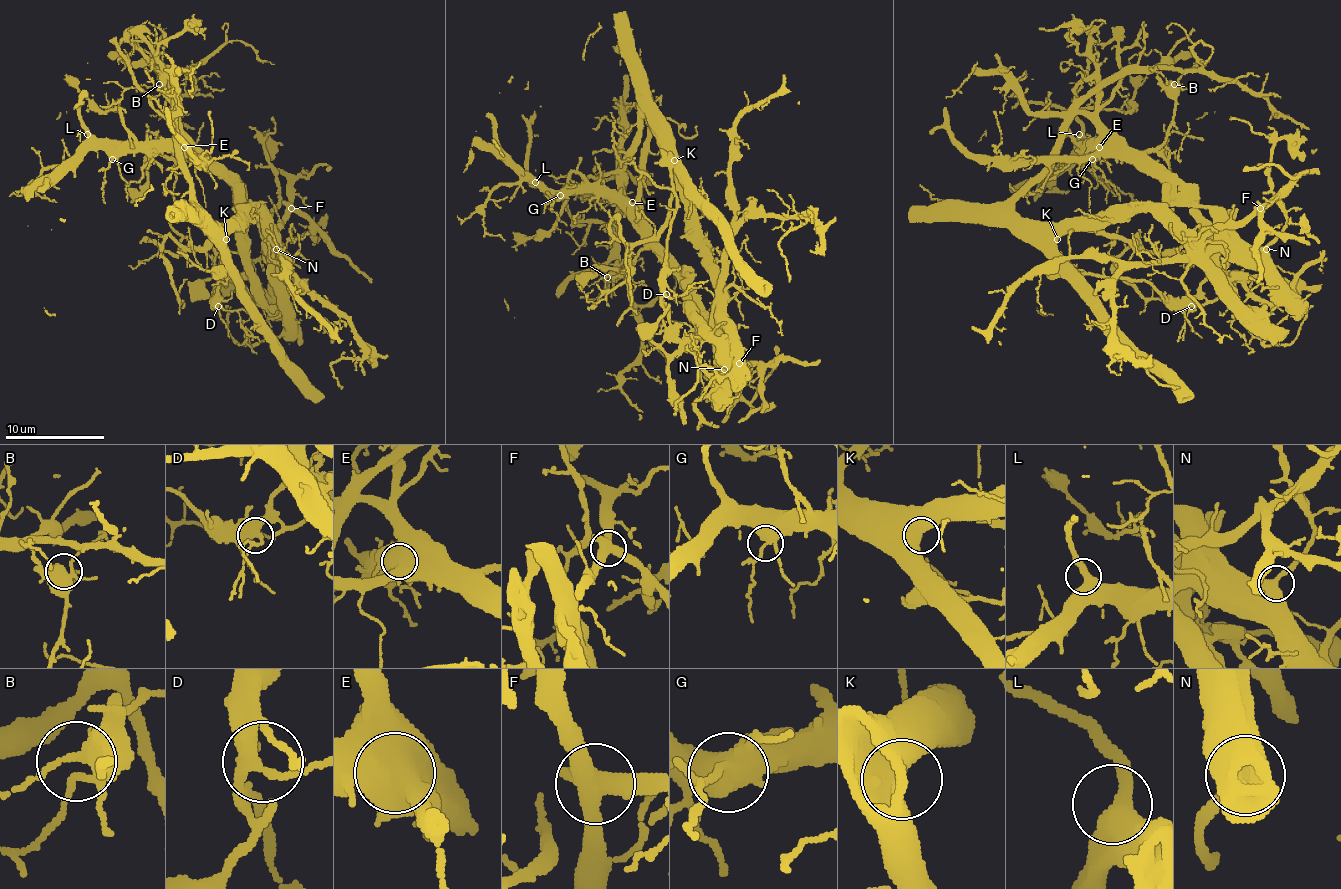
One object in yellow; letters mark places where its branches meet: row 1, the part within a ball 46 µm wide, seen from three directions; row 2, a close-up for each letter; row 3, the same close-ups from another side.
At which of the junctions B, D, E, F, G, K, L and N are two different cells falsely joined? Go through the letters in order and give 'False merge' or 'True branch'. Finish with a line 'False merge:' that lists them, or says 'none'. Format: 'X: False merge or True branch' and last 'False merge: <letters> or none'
B: True branch
D: True branch
E: True branch
F: False merge
G: True branch
K: True branch
L: True branch
N: True branch
False merge: F

